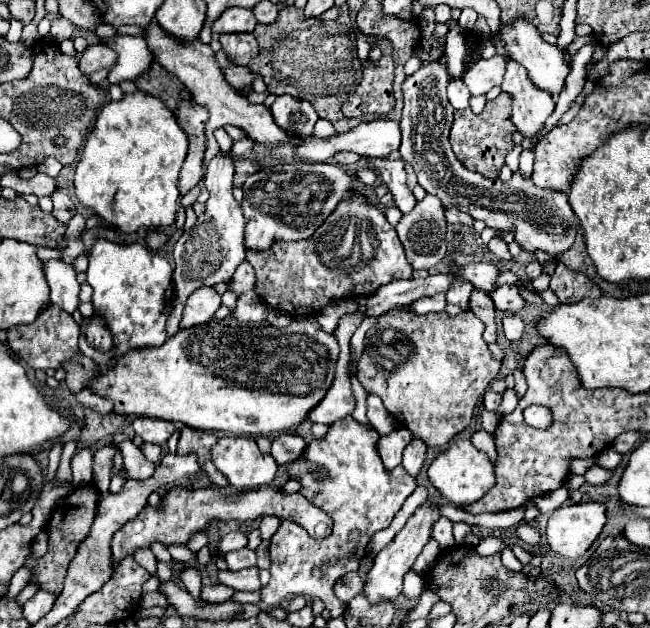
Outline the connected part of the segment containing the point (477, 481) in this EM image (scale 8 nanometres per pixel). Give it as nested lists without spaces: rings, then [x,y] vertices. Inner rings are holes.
[[[455,439],[431,463],[429,479],[447,501],[459,507],[465,507],[467,503],[479,501],[495,485],[495,471],[493,471],[493,463],[489,461],[487,453],[479,451],[469,439]]]

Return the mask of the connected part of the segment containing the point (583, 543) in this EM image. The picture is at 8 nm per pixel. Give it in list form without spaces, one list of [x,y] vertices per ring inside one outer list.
[[[601,503],[563,505],[549,517],[549,549],[567,559],[579,559],[605,527],[605,507]]]

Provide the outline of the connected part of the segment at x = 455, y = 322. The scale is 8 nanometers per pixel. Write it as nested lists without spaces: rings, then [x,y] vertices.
[[[395,307],[377,317],[377,323],[365,335],[365,349],[359,359],[359,383],[365,391],[379,395],[385,409],[407,427],[413,437],[423,439],[429,447],[445,447],[471,423],[479,395],[487,391],[501,369],[501,361],[491,355],[483,341],[483,329],[483,323],[471,311],[449,317],[447,313],[417,315],[405,307]]]

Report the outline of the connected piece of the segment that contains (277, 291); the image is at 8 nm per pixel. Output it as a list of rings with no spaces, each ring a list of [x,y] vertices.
[[[355,191],[353,199],[339,203],[311,239],[277,243],[265,253],[247,253],[257,273],[255,293],[271,309],[291,317],[315,317],[333,299],[373,295],[381,285],[413,277],[413,267],[405,259],[397,231],[379,207],[363,199],[365,195]]]

